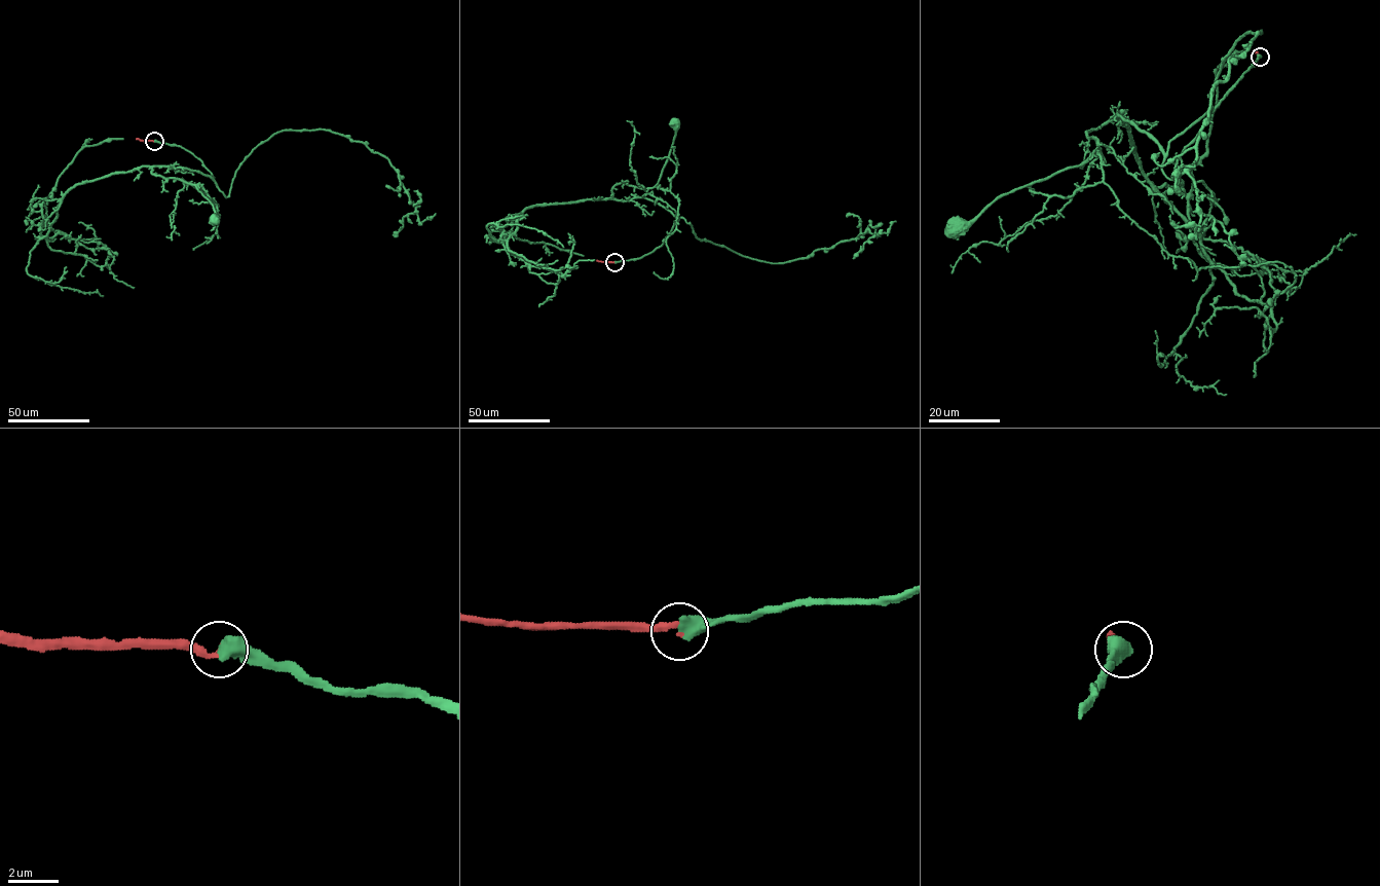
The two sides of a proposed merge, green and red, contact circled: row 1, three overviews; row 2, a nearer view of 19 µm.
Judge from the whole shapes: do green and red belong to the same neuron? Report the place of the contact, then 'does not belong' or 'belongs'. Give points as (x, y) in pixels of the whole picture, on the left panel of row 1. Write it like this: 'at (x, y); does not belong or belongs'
at (154, 141); belongs

